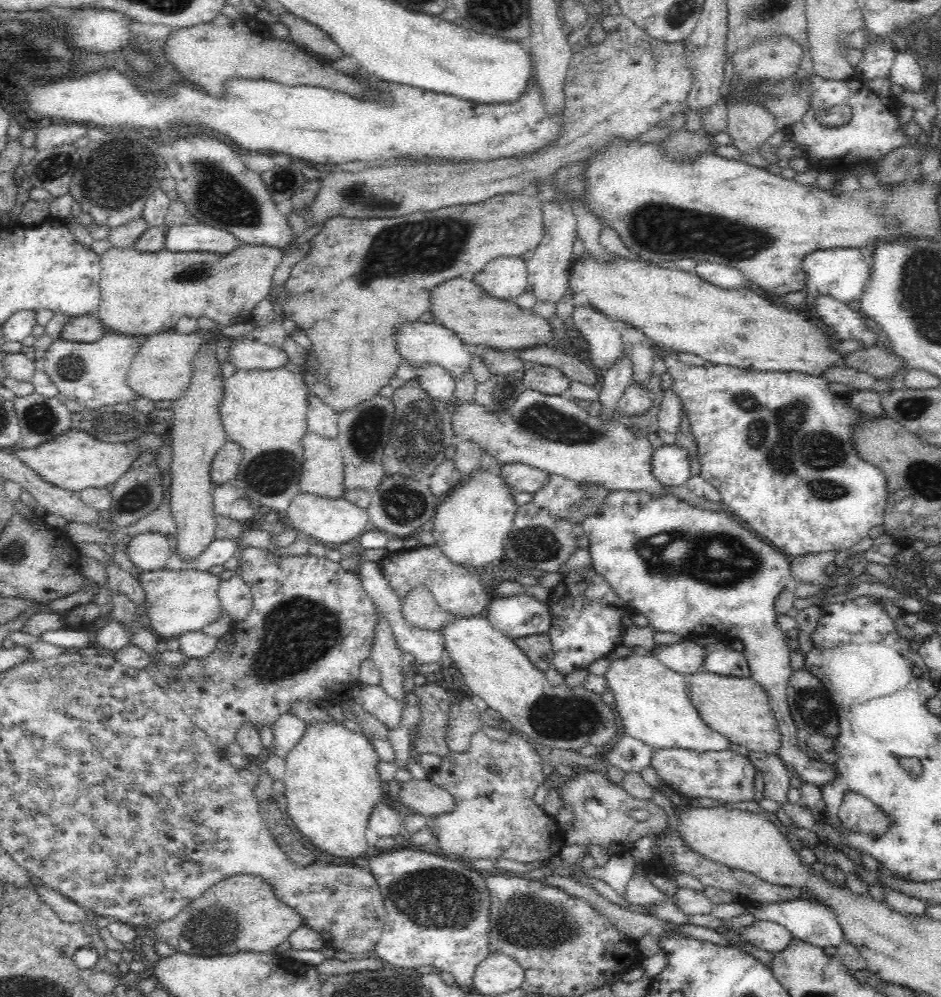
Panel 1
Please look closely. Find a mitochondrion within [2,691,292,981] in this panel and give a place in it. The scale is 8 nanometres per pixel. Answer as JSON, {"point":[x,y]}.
{"point":[52,797]}

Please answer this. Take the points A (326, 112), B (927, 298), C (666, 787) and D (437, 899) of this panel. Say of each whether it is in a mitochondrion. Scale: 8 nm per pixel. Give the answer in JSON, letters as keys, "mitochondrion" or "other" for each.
{"A":"other","B":"mitochondrion","C":"other","D":"mitochondrion"}

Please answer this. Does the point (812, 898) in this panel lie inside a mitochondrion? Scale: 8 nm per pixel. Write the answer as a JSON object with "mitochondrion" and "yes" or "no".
{"mitochondrion":"no"}

